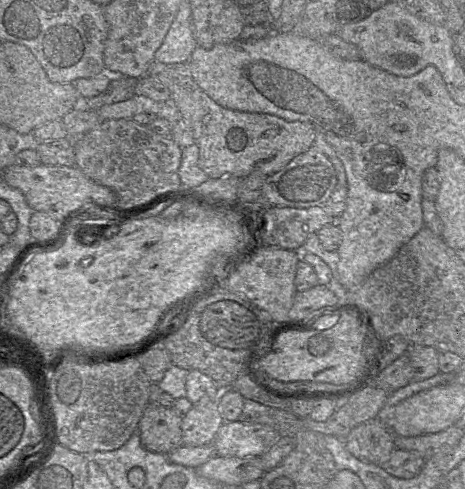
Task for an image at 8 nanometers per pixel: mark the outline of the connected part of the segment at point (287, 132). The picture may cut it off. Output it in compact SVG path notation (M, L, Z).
M153 61L147 75L170 91L181 118L193 131L194 143L199 148L198 165L209 178L244 178L252 172L272 175L310 149L315 140L316 130L309 123L286 121L271 114L241 112L220 106L188 74L181 74L164 63Z

